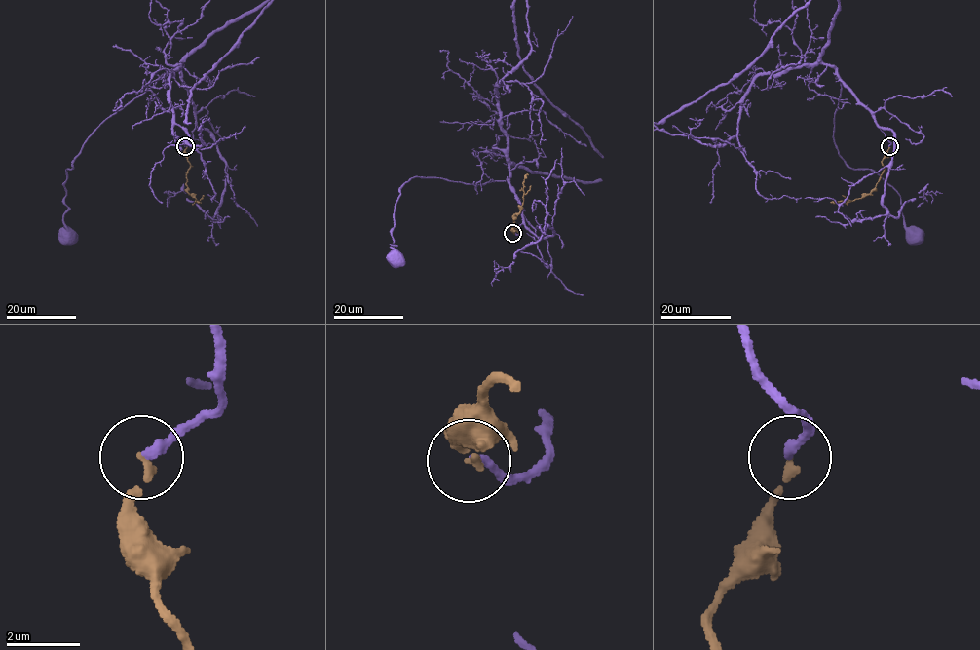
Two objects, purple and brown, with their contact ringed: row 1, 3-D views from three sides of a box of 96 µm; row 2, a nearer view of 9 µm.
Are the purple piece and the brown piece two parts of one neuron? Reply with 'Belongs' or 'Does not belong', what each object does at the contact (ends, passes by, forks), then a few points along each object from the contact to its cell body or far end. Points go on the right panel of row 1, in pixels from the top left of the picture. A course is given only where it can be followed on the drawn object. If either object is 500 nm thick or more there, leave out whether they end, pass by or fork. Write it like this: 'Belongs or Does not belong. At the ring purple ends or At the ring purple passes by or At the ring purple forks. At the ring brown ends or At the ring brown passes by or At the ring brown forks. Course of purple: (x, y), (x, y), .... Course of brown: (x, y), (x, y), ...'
Does not belong. At the ring purple ends. At the ring brown ends. Course of purple: (888, 146), (838, 69), (838, 153), (853, 169), (872, 170), (896, 191), (914, 236). Course of brown: (888, 146), (882, 161), (884, 170), (868, 194), (848, 202), (831, 203)

